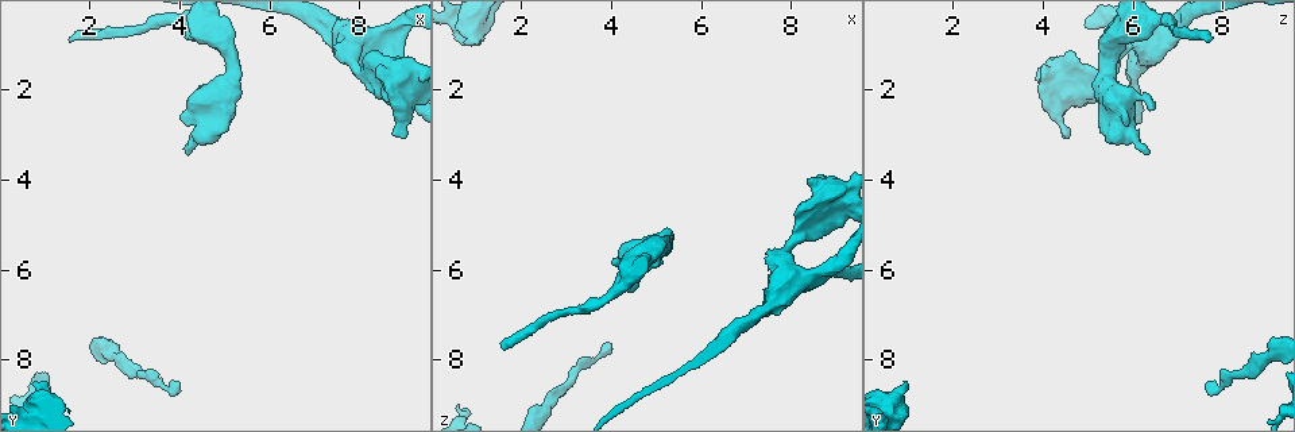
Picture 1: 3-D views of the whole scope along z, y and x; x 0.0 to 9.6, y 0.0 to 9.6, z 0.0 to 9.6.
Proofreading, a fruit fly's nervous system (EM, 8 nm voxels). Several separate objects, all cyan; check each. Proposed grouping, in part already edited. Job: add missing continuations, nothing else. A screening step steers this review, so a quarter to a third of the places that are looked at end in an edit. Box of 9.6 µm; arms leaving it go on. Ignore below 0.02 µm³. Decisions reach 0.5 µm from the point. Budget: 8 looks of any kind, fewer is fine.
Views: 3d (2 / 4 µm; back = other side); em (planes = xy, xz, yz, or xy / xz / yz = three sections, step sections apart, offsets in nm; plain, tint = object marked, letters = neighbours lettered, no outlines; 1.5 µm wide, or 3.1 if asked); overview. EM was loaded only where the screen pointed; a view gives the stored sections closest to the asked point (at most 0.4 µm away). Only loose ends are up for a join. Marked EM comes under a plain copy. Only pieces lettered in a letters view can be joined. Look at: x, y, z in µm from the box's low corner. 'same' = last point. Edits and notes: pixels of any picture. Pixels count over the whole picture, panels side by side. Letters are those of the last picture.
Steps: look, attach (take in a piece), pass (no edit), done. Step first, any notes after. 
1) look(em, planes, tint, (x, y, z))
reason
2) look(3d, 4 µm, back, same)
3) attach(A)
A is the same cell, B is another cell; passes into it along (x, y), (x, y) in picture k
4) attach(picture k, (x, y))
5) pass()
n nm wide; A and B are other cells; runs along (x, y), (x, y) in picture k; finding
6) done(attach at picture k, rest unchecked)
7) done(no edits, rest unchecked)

look(em, xz, step 8, letters, (4.15, 3.40, 6.35))
stops while still wide

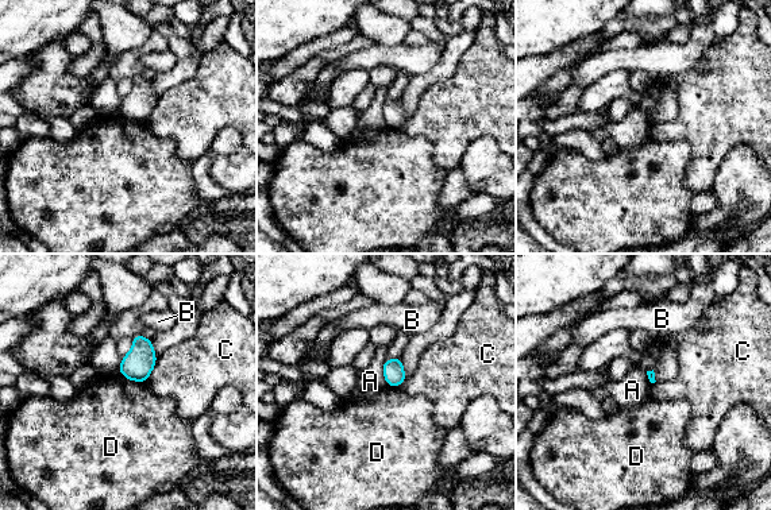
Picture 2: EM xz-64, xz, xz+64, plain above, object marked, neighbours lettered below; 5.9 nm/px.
look(em, planes, letters, same)

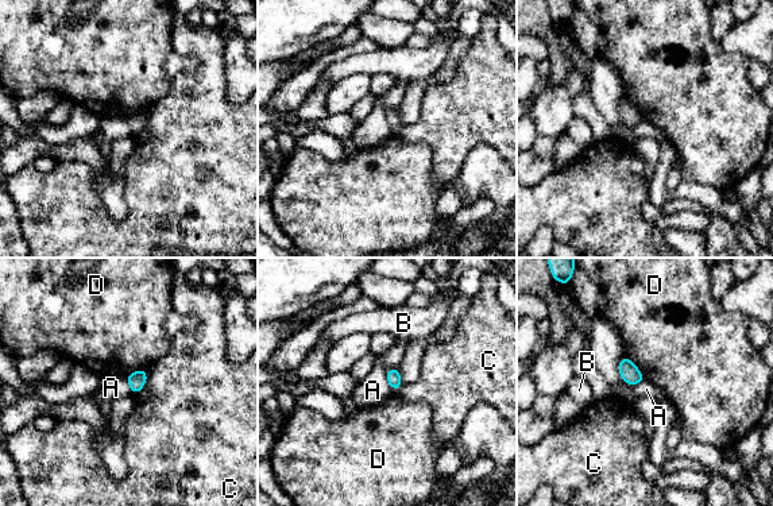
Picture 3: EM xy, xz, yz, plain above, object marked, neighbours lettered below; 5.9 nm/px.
pass()
A, B, C and D are other cells; border along (385, 370), (387, 385), (393, 391) in picture 3; no lettered piece goes on from it

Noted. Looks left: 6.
look(em, planes, letters, (1.60, 0.85, 7.80))

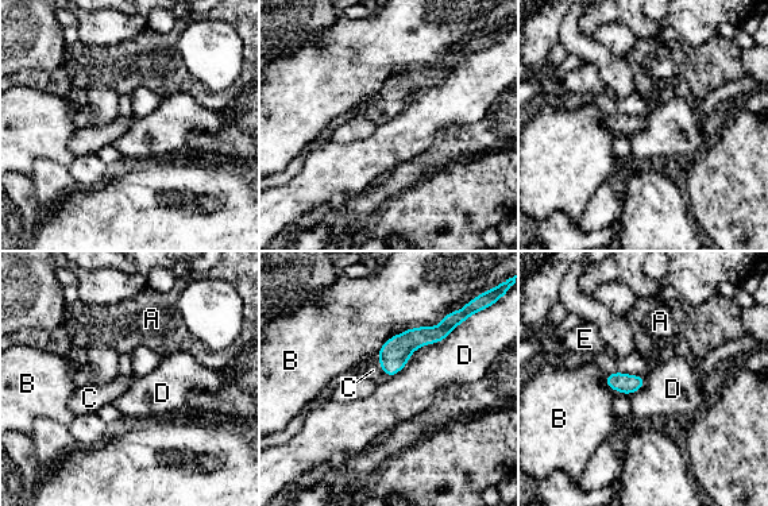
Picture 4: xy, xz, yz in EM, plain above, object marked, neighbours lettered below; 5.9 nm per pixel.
attach(picture 4, (373, 370))
D touches over 550 nm; C is the same cell, A, B, D and E are other cells; passes into it along (394, 354), (382, 369), (373, 370) in picture 4; it goes on there

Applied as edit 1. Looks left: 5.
look(overview)
redraw

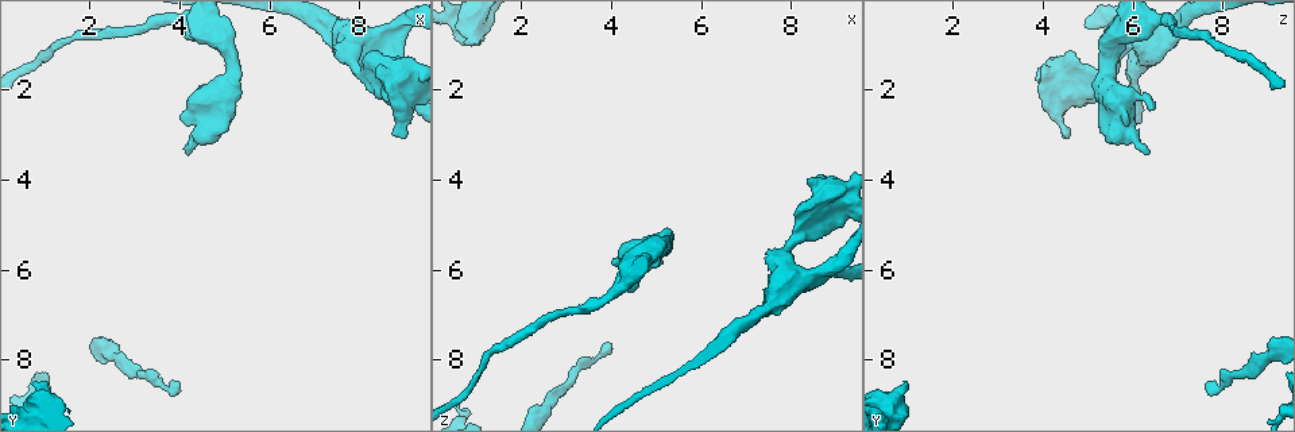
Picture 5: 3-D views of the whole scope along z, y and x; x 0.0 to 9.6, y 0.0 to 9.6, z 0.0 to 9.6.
look(em, planes, letters, (1.00, 8.50, 1.00))
free end

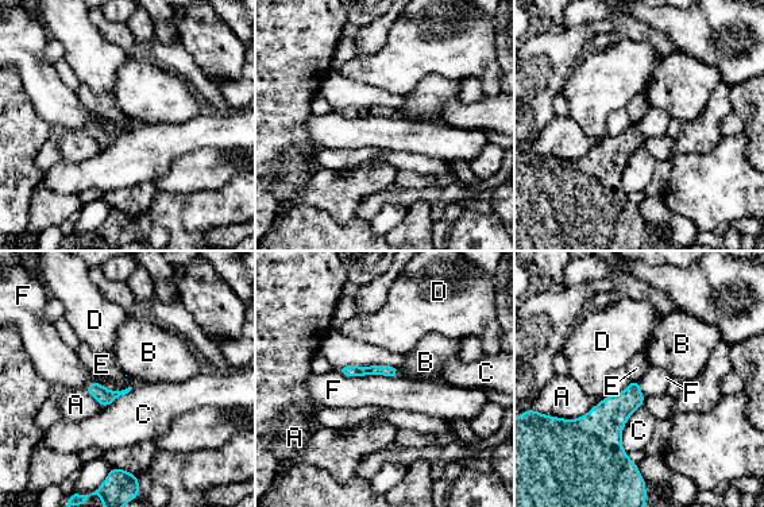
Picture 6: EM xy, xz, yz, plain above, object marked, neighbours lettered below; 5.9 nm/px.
attach(picture 6, (636, 368))
E is the same cell, A, B, C, D and F are other cells; passes into it along (612, 414), (635, 380), (636, 368) in picture 6; the neuron continues

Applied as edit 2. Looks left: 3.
done(attach at picture 4, attach at picture 6, rest unchecked)

